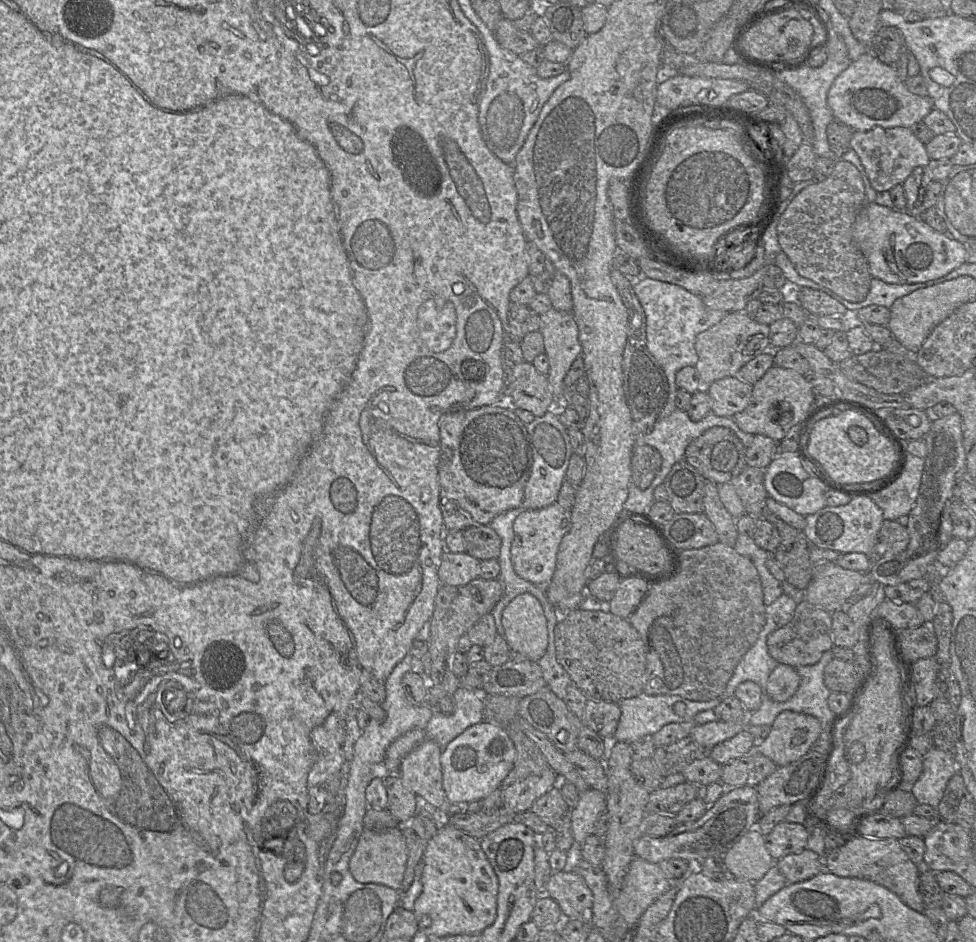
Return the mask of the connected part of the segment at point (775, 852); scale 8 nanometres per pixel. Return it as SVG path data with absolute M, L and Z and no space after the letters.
M783 821L765 836L765 846L777 861L789 854L797 854L807 848L809 830L806 824Z

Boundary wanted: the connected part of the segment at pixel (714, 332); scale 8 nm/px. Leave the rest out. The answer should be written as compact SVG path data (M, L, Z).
M746 311L729 312L718 324L701 332L695 341L698 361L695 365L702 385L708 386L716 380L736 376L750 360L770 349L770 327L760 324Z

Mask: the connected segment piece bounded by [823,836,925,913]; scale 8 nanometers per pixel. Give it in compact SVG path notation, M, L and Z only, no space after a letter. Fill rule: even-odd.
M860 836L845 842L844 845L828 854L826 854L825 848L825 856L823 857L823 861L825 870L829 871L830 873L839 877L859 878L875 882L895 893L911 909L919 913L924 913L925 905L919 892L919 876L921 870L909 859L900 845L899 839L868 839Z

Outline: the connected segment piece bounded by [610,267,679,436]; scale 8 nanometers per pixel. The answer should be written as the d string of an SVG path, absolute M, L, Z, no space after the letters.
M612 267L611 281L619 292L628 311L628 336L623 352L623 389L635 431L638 436L651 432L657 421L669 416L675 409L675 396L679 389L676 381L668 382L665 372L647 347L646 315L631 282L619 270Z

